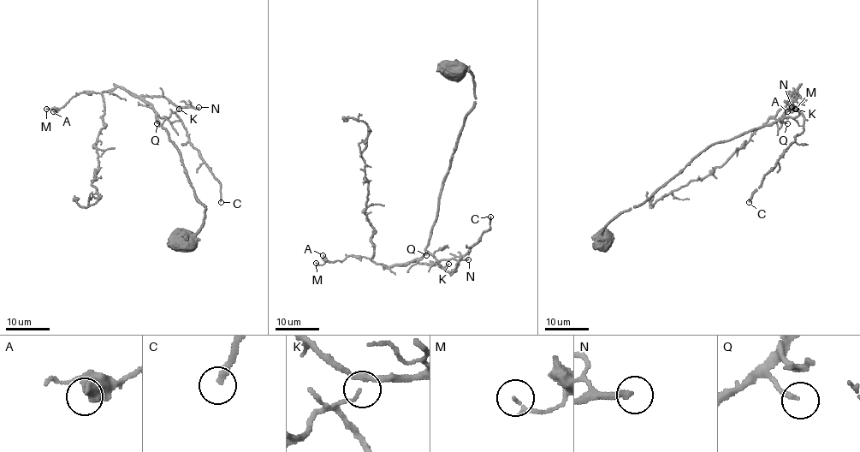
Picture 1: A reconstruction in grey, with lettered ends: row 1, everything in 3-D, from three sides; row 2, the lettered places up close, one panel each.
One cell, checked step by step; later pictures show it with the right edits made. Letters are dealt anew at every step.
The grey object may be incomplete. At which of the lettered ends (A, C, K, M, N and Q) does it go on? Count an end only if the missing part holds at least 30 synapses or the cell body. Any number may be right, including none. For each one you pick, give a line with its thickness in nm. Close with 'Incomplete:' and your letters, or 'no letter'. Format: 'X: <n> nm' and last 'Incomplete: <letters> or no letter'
C: 200 nm
N: 240 nm
Incomplete: C, N

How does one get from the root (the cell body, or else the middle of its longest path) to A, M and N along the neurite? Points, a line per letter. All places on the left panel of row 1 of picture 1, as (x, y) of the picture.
A: (184, 240), (201, 227), (205, 207), (151, 104), (116, 86), (78, 92), (53, 111)
M: (184, 240), (201, 227), (205, 207), (151, 104), (116, 86), (78, 92), (64, 106), (46, 109)
N: (184, 240), (201, 227), (205, 207), (196, 197), (178, 150), (143, 97), (163, 96), (180, 107), (198, 107)

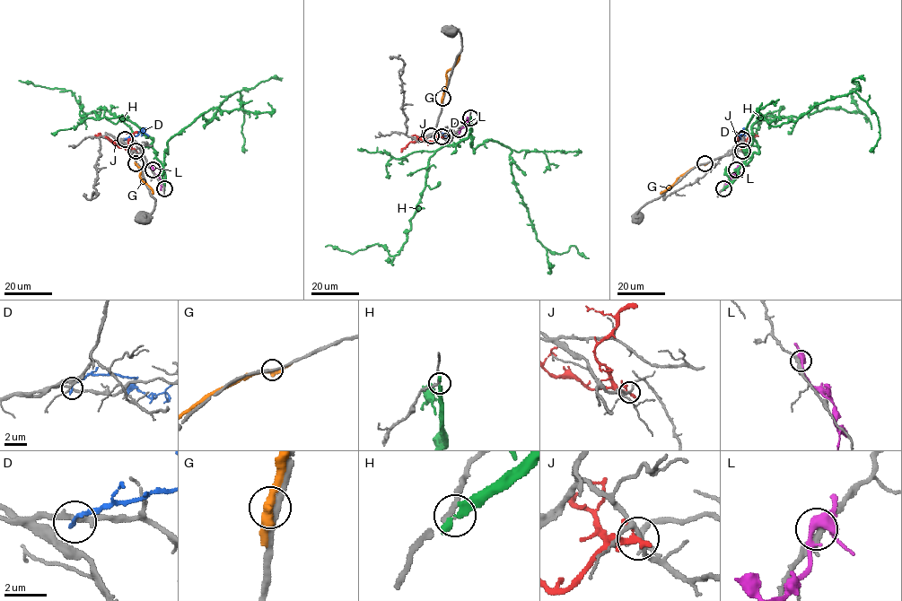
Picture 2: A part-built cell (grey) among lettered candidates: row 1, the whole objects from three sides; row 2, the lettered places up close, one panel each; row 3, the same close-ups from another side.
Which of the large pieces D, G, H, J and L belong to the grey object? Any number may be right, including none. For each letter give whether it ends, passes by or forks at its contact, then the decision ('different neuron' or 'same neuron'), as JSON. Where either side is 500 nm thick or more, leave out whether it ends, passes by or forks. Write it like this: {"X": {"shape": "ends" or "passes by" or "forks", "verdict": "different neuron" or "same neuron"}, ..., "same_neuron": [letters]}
{"D": {"shape": "ends", "verdict": "different neuron"}, "G": {"shape": "passes by", "verdict": "different neuron"}, "H": {"shape": "ends", "verdict": "different neuron"}, "J": {"shape": "passes by", "verdict": "different neuron"}, "L": {"shape": "forks", "verdict": "different neuron"}, "same_neuron": []}

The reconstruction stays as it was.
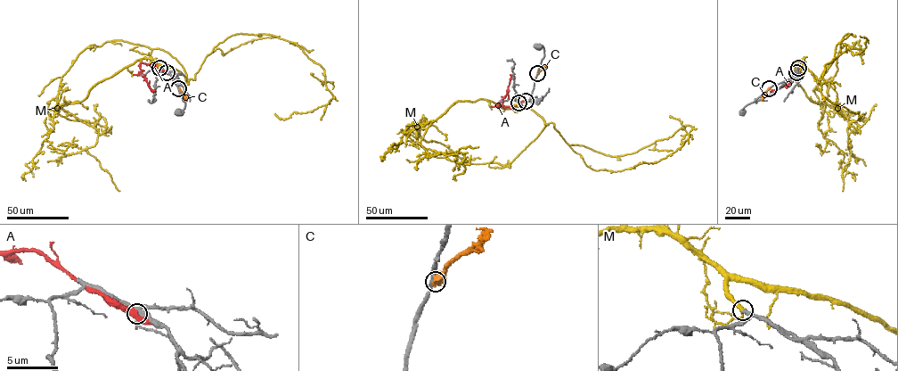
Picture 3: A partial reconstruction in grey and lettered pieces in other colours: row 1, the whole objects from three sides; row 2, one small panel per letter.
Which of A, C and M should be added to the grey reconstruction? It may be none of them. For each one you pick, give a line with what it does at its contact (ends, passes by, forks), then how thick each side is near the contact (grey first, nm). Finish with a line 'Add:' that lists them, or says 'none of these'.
M: It passes by. Thickness 200 nm (grey) against 280 nm
Add: M

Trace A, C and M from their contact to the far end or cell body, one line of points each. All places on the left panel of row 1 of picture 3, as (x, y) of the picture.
A: (167, 72), (154, 64), (140, 65), (149, 86), (155, 90)
C: (178, 88), (187, 100)
M: (159, 68), (175, 69), (188, 84), (232, 35), (294, 43), (324, 70), (332, 97), (287, 119), (274, 114)

